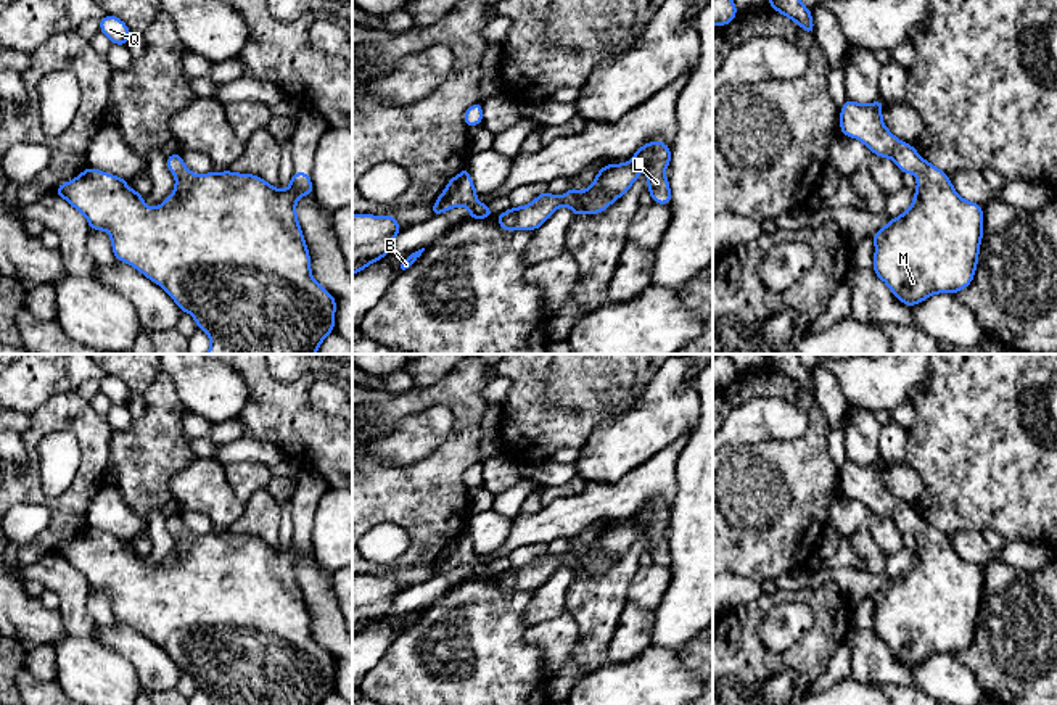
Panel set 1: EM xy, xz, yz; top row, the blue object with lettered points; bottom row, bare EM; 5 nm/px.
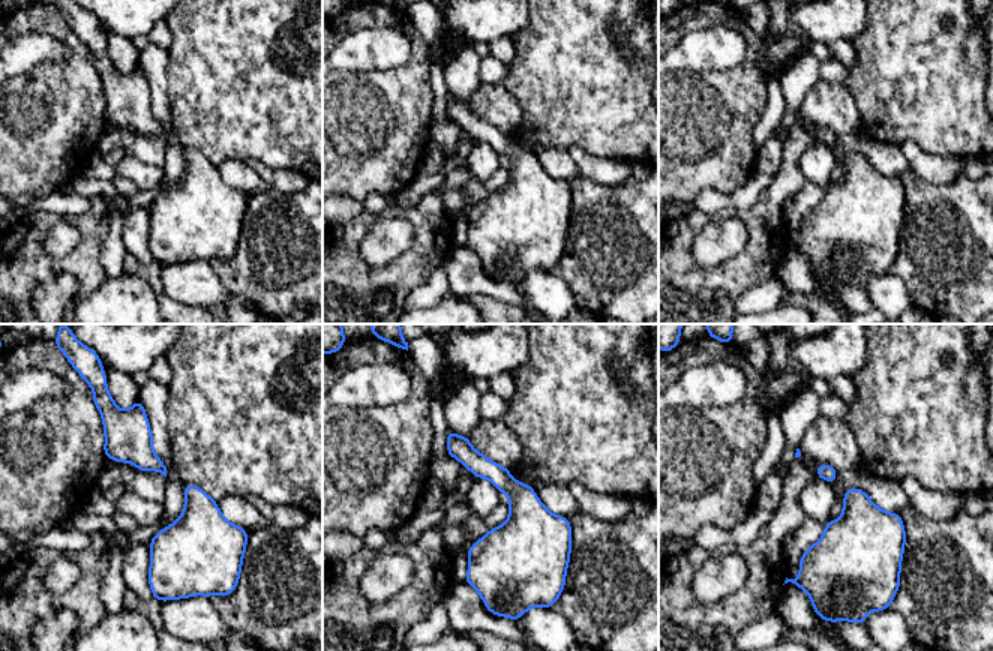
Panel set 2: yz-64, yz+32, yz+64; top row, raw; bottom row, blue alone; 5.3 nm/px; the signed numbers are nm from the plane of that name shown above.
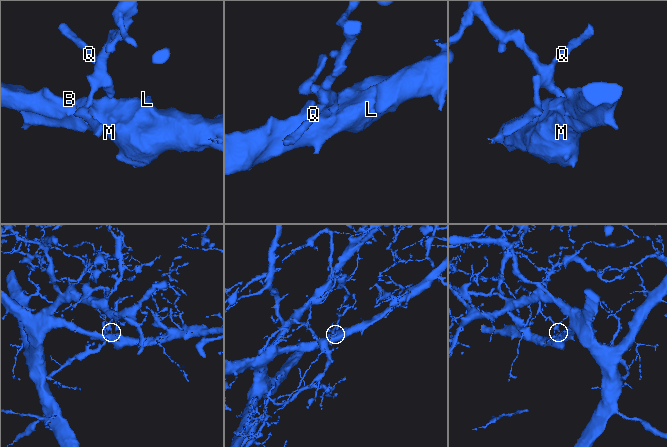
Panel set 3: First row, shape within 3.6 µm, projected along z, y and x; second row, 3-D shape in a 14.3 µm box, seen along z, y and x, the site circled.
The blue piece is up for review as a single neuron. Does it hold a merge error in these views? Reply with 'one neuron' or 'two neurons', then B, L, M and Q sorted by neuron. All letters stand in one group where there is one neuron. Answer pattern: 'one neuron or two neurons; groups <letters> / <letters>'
one neuron; groups B L M Q

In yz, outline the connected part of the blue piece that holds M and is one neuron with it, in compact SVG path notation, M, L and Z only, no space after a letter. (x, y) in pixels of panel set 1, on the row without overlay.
M846 459L840 473L840 489L843 496L858 499L877 517L891 518L901 533L917 536L911 568L872 597L874 634L911 668L936 653L956 655L972 644L985 591L983 568L960 559L946 533L927 523L912 505L896 499L883 484L882 468L882 459L869 465Z

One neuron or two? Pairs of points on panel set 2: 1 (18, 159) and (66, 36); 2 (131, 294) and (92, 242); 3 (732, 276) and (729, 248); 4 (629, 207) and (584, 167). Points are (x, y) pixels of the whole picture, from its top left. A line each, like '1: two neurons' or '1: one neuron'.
1: one neuron
2: two neurons
3: two neurons
4: two neurons

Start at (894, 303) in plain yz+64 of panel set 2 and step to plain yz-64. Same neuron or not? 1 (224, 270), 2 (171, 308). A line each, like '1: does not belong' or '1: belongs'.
1: does not belong
2: does not belong

